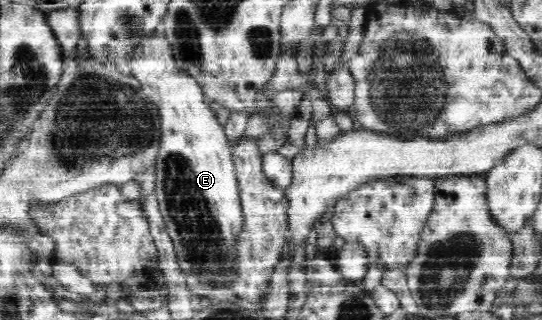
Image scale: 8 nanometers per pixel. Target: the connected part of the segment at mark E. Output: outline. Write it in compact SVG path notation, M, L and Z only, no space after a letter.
M161 32L150 36L149 40L144 40L136 48L134 57L126 69L139 81L143 93L158 108L161 140L152 168L155 174L153 195L170 234L178 259L178 269L184 273L182 277L196 279L198 283L212 289L224 289L232 283L238 265L241 265L236 261L236 257L241 257L241 233L246 229L245 209L234 162L234 147L229 144L227 133L214 111L208 106L198 82L185 71L178 69L178 64L172 57L171 47Z

